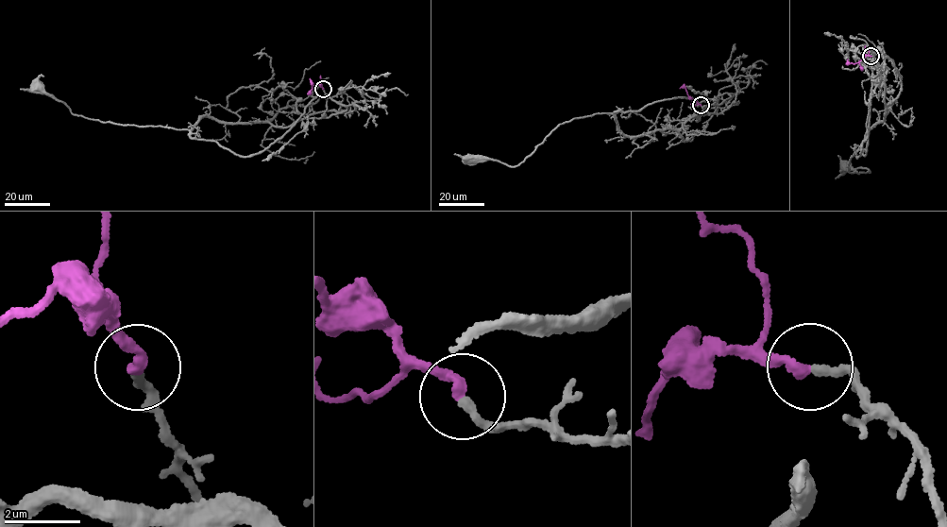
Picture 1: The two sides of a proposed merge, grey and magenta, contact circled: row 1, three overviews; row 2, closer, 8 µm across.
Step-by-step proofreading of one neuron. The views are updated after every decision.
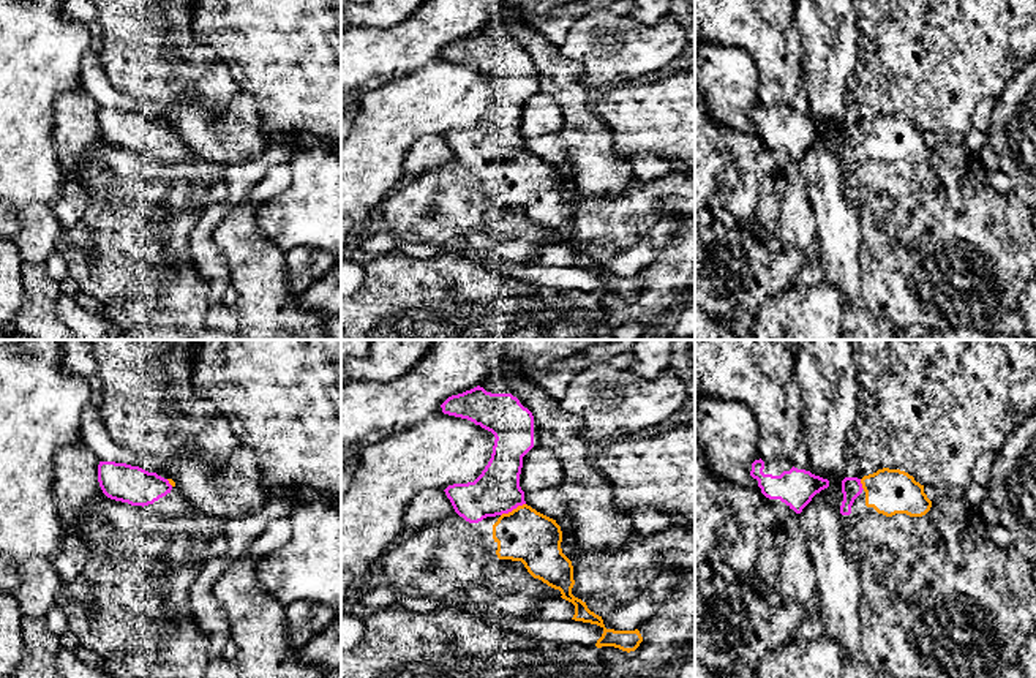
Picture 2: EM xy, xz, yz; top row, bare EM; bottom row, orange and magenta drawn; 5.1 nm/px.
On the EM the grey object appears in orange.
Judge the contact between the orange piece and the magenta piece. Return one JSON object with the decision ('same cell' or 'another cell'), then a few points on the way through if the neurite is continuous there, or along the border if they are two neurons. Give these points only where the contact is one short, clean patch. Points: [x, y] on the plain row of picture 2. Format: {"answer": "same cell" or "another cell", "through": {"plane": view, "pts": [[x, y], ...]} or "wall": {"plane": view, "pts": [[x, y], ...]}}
{"answer": "same cell"}

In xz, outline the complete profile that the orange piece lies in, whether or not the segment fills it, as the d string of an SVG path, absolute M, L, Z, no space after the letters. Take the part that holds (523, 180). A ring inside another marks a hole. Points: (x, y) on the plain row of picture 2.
M480 32L449 43L441 54L444 60L467 65L496 84L482 120L474 128L444 136L455 158L469 169L497 161L493 185L499 205L521 207L534 224L559 235L561 243L575 251L572 266L600 272L603 280L597 294L635 297L643 288L638 275L606 275L602 262L572 240L573 212L561 194L561 172L524 147L520 120L523 103L534 93L532 58L512 40L491 40Z

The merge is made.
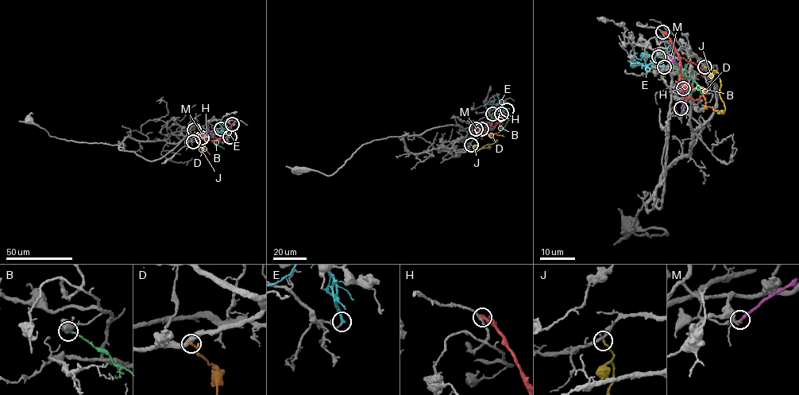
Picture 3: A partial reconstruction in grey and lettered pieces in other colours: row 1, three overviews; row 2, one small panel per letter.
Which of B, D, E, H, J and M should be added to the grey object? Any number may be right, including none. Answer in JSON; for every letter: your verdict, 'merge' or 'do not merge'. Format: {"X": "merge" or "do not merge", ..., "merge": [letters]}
{"B": "do not merge", "D": "do not merge", "E": "do not merge", "H": "do not merge", "J": "do not merge", "M": "do not merge", "merge": []}

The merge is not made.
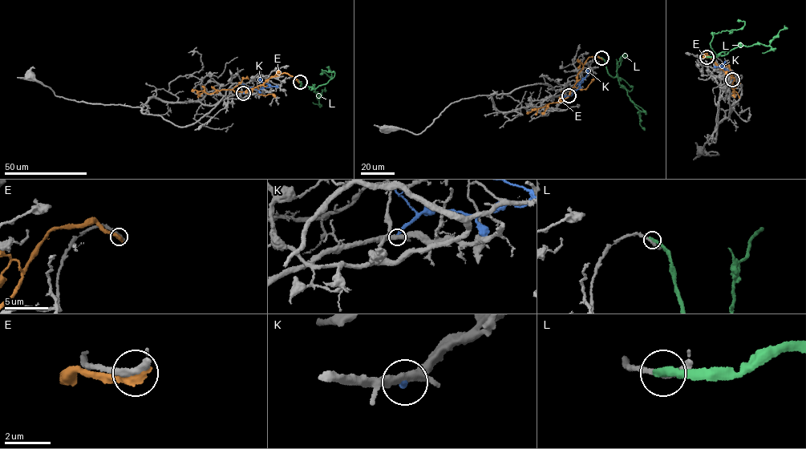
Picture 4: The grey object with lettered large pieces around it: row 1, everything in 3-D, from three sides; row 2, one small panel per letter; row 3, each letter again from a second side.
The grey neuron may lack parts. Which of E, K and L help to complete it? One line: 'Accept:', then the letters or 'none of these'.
Accept: none of these

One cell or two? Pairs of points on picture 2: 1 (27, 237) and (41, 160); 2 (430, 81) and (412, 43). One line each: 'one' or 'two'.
1: two
2: two

